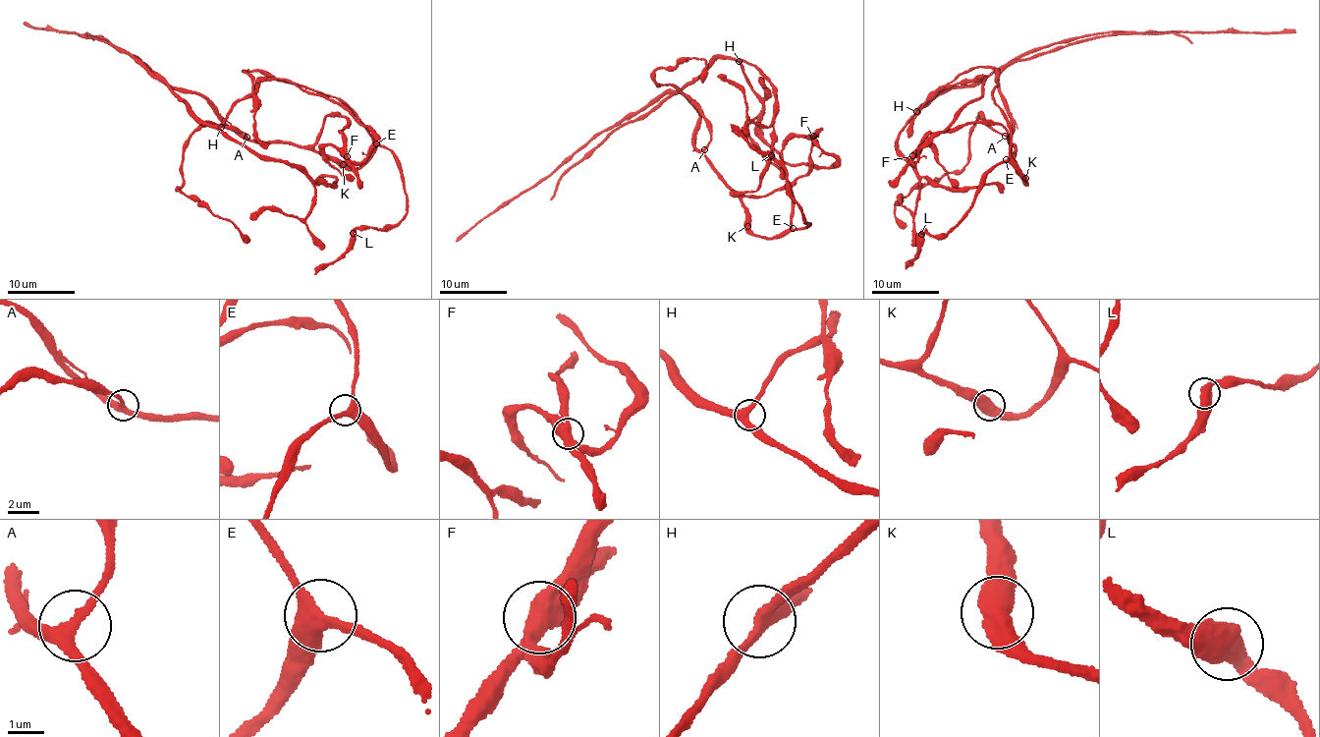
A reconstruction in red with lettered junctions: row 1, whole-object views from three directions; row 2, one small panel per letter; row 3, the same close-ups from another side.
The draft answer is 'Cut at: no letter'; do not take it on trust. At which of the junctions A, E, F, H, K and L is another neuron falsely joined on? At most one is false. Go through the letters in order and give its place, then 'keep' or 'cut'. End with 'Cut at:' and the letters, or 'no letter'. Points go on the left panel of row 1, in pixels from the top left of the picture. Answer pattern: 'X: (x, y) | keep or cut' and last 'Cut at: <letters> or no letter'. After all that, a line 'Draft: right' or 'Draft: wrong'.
A: (247, 137) | keep
E: (376, 143) | keep
F: (347, 156) | cut
H: (221, 127) | keep
K: (343, 164) | keep
L: (353, 233) | keep
Cut at: F
Draft: wrong

